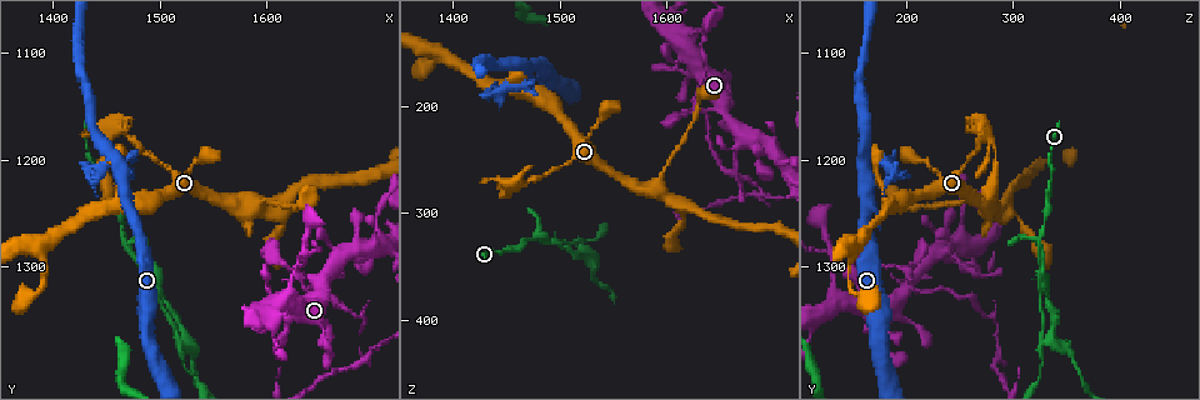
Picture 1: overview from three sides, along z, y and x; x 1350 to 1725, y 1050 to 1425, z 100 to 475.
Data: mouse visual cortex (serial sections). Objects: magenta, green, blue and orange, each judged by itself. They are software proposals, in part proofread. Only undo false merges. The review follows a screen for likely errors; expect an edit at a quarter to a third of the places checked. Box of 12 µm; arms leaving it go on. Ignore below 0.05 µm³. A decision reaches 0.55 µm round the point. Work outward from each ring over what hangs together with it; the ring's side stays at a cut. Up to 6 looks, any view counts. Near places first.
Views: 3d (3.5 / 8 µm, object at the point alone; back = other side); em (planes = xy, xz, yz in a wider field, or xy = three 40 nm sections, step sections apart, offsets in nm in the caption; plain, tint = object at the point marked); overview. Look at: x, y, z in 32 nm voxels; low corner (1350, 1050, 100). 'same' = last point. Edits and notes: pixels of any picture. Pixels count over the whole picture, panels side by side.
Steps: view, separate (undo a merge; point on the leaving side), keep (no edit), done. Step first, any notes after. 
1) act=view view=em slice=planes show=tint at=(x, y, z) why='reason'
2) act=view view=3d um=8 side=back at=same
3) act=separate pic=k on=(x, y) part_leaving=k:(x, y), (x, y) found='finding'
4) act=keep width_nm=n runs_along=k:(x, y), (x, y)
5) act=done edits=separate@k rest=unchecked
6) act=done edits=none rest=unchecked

act=view view=em slice=xy step=3 show=tint at=(1646, 1316, 202) why='four-way junction'

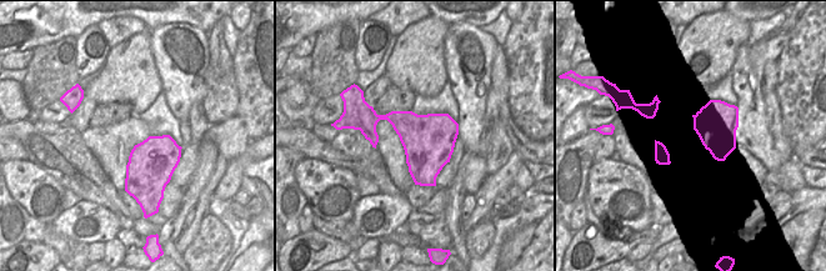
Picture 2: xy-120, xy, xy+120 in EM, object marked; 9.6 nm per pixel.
act=view view=3d um=3.5 side=back at=same

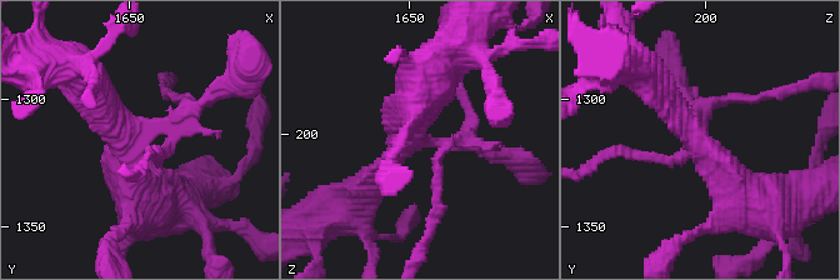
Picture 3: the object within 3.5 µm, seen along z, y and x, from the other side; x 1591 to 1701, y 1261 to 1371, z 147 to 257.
act=keep runs_along=3:(748, 201), (696, 125), (674, 159) found='continuous, no second cell'

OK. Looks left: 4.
act=view view=3d um=8 at=(1692, 1348, 282) why='calibre changes'

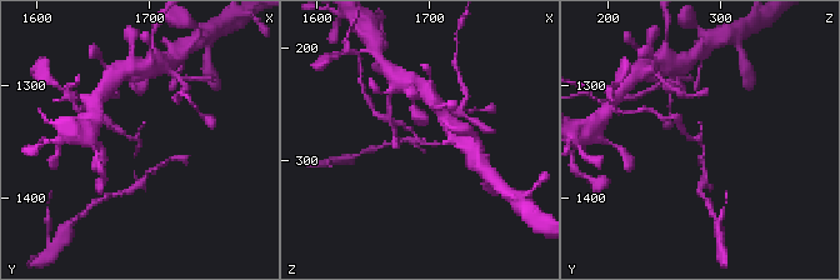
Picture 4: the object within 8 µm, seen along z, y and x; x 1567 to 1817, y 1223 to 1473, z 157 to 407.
act=view view=3d um=3.5 at=(1692, 1346, 278)

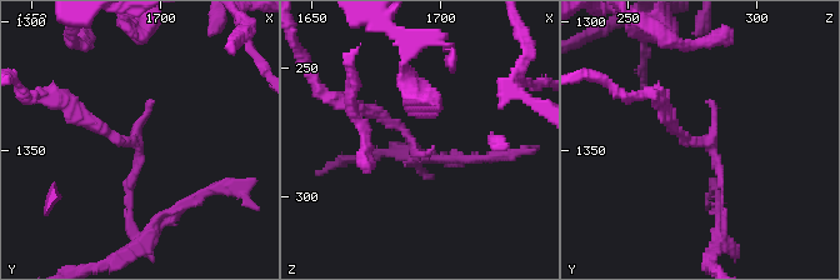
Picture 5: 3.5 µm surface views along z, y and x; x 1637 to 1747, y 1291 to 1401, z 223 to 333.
act=view view=em slice=xy step=1 show=tint at=(1690, 1347, 281) why='now the EM'

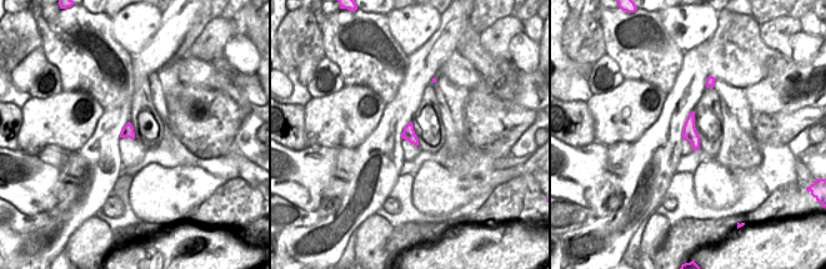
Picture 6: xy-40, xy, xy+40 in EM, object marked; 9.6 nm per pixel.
act=keep runs_along=5:(665, 109), (716, 159), (723, 225) found='one cell here'

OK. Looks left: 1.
act=done edits=none rest=unchecked

